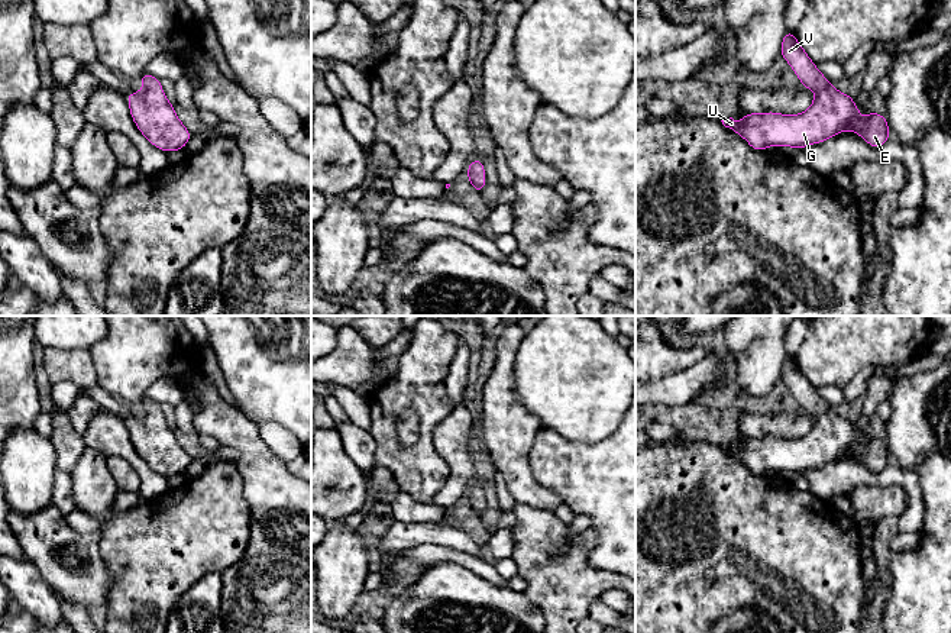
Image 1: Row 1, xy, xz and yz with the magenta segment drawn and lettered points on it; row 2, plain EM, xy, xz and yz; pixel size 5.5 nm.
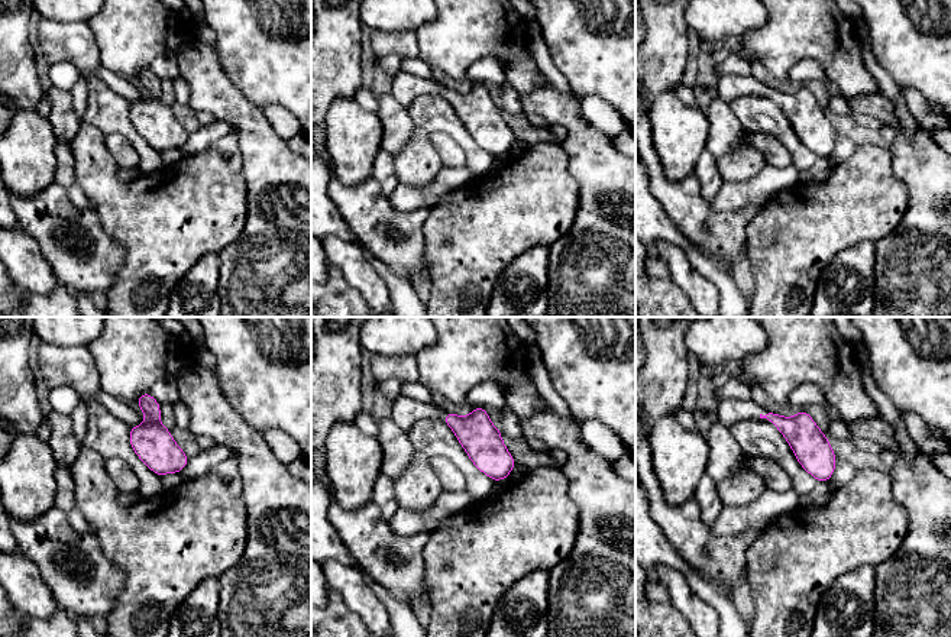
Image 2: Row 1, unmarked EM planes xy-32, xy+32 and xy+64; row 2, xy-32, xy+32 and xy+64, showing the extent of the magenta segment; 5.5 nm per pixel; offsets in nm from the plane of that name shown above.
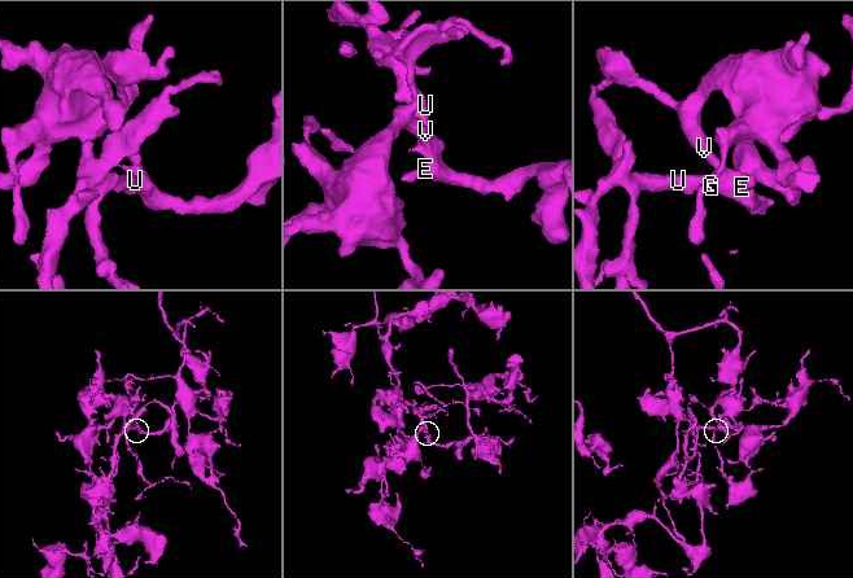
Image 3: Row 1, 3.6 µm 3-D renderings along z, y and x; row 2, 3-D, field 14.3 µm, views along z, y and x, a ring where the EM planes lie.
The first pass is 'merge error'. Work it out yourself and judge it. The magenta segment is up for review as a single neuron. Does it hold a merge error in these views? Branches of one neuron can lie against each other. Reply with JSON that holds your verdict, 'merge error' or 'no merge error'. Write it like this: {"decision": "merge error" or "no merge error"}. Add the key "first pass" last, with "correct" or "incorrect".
{"decision": "no merge error", "first pass": "incorrect"}

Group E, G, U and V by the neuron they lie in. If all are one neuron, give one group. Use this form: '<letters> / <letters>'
E G U V

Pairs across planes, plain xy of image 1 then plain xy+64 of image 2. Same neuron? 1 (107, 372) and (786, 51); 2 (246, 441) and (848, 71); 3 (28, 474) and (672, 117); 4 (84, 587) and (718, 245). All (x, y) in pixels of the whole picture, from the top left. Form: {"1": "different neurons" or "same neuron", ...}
{"1": "same neuron", "2": "different neurons", "3": "same neuron", "4": "same neuron"}

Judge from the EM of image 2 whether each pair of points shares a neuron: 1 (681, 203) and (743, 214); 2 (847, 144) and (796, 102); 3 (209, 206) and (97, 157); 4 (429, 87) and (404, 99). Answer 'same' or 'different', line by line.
1: same
2: different
3: same
4: same

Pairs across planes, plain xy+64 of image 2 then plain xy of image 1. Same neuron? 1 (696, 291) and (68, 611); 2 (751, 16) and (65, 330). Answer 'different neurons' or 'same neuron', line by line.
1: different neurons
2: same neuron

